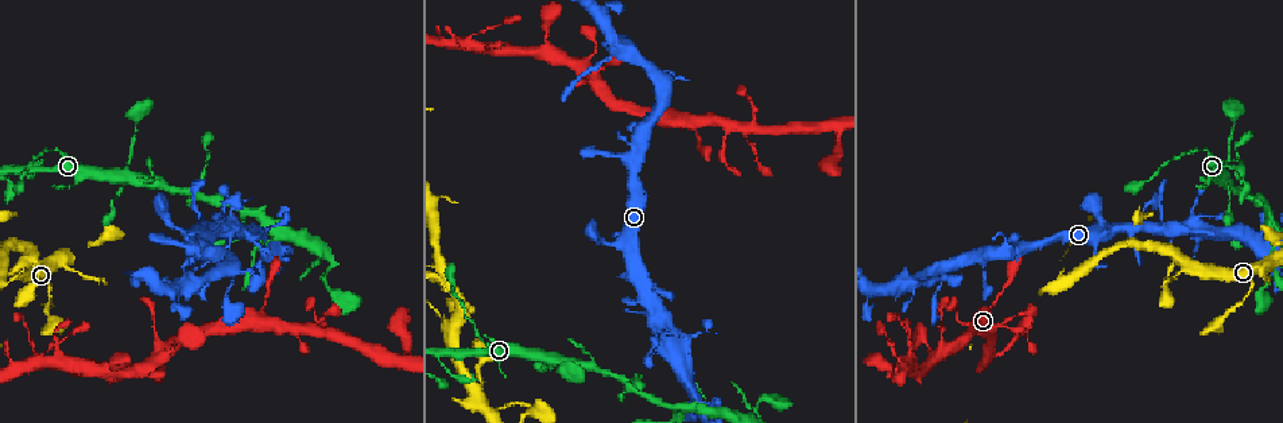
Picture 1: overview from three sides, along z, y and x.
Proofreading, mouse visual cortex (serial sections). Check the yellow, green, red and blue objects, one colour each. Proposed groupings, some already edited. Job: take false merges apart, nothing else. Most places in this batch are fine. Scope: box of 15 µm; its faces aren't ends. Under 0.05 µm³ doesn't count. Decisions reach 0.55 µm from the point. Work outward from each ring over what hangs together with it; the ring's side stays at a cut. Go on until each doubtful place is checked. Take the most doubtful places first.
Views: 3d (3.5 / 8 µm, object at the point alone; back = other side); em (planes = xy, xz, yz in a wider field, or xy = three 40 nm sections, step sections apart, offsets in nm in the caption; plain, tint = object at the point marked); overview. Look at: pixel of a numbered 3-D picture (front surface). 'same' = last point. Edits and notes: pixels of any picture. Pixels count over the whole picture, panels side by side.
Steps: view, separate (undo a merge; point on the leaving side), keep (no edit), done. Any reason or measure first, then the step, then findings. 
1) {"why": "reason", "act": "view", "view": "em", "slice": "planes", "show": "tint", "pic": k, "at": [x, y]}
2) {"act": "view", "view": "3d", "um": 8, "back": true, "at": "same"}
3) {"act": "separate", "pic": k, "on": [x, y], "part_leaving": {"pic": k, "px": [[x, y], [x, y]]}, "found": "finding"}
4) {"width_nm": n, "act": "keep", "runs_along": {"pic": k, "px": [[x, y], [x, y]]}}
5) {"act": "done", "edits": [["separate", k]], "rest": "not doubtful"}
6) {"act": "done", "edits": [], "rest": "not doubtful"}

{"why": "two arms in line, one across", "act": "view", "view": "3d", "um": 3.5, "back": true, "pic": 1, "at": [620, 380]}

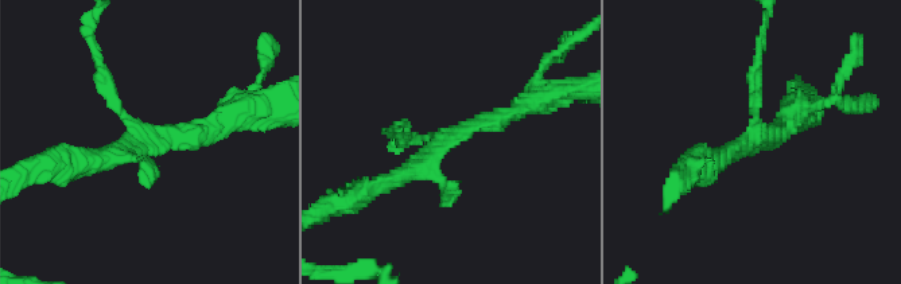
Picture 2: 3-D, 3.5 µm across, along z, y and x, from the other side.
{"arms": 3, "arm_widths_nm": [150, 250, 250], "act": "view", "view": "em", "slice": "planes", "show": "tint", "pic": 2, "at": [148, 142]}

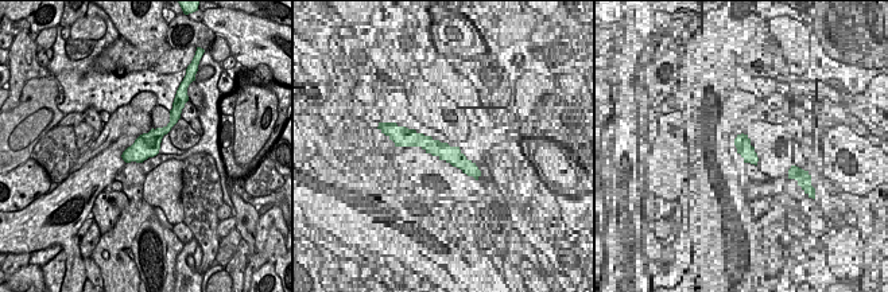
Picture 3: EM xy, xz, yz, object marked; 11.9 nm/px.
{"act": "keep", "runs_along": {"pic": 2, "px": [[528, 102], [379, 185]]}, "found": "continuous, no second cell"}

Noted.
{"why": "a fork", "act": "view", "view": "3d", "um": 3.5, "pic": 1, "at": [1270, 212]}

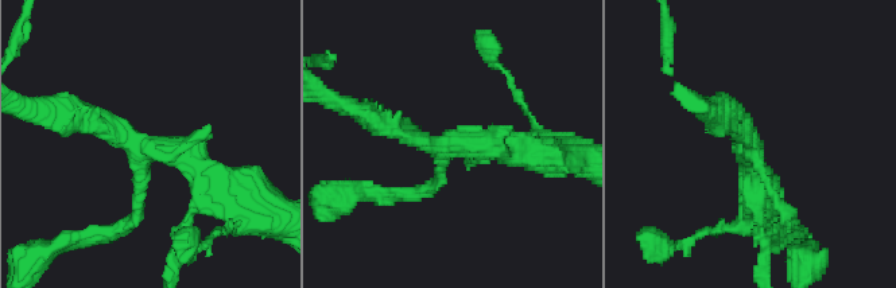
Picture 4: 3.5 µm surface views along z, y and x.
{"act": "view", "view": "em", "slice": "xy", "step": 5, "show": "tint", "pic": 4, "at": [751, 144]}

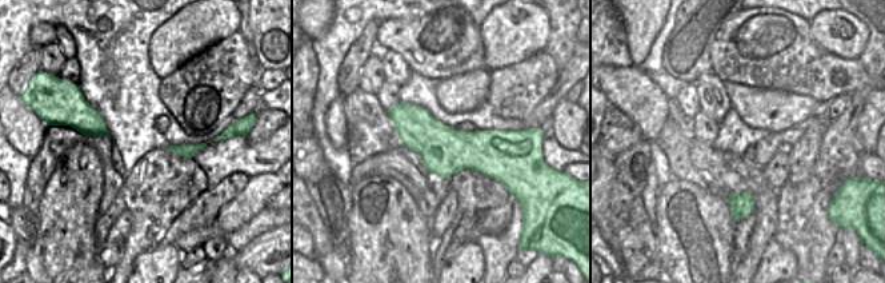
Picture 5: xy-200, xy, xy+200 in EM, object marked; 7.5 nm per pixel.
{"act": "view", "view": "em", "slice": "planes", "show": "tint", "at": "same"}

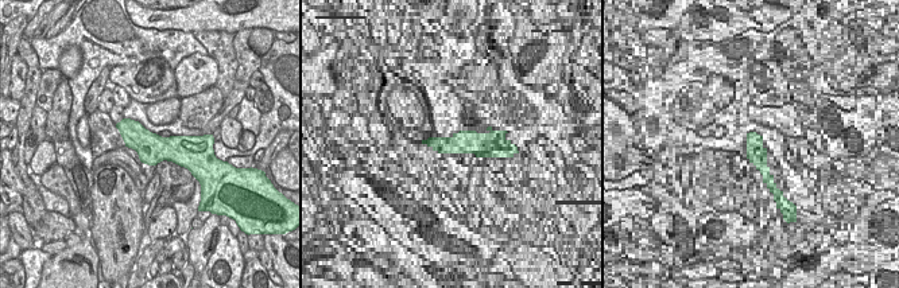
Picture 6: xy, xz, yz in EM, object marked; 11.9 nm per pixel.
{"width_nm": 360, "act": "keep", "runs_along": {"pic": 4, "px": [[65, 113], [177, 151], [218, 183]]}, "found": "all the same cell"}

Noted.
{"why": "thin neck", "act": "view", "view": "3d", "um": 3.5, "pic": 1, "at": [10, 165]}

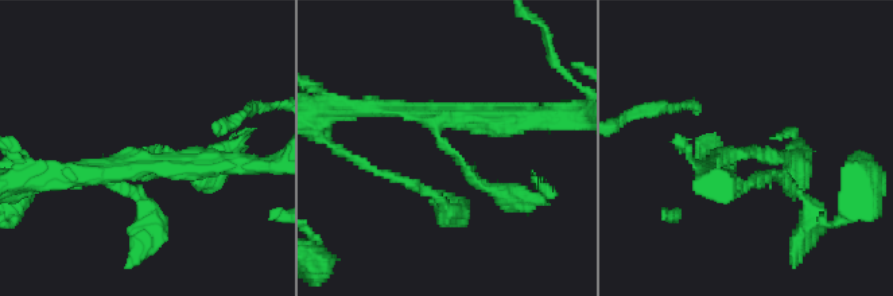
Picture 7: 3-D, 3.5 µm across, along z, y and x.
{"why": "need the tissue", "act": "view", "view": "em", "slice": "xy", "step": 1, "show": "tint", "pic": 7, "at": [456, 158]}

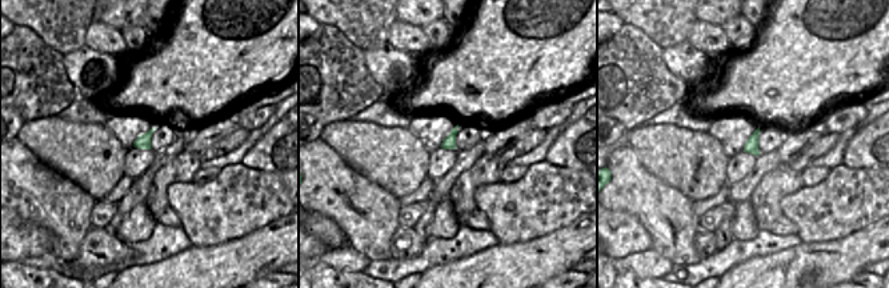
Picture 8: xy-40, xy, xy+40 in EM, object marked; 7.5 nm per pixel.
{"act": "keep", "runs_along": {"pic": 7, "px": [[718, 166], [738, 152], [798, 162], [798, 144]]}, "found": "all the same cell"}

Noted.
{"act": "done", "edits": [], "rest": "not doubtful"}

